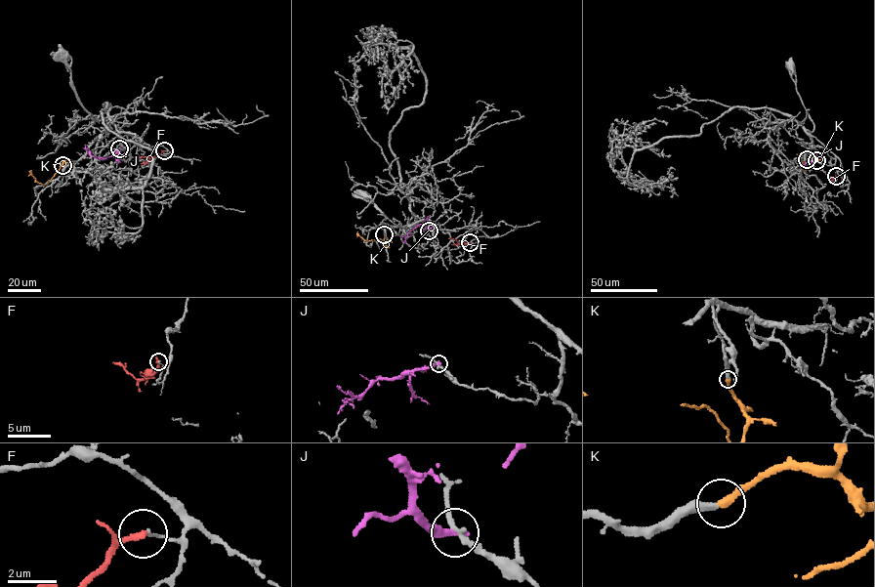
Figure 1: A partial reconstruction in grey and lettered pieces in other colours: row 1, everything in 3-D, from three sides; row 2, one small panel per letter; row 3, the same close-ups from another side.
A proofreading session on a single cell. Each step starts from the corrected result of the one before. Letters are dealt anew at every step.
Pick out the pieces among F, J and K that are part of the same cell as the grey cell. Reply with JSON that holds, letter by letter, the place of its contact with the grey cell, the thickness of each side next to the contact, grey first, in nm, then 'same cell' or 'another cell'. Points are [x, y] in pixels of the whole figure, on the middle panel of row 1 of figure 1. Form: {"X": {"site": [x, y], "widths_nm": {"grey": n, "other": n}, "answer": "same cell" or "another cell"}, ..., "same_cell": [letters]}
{"F": {"site": [470, 242], "widths_nm": {"grey": 100, "other": 200}, "answer": "another cell"}, "J": {"site": [429, 230], "widths_nm": {"grey": 220, "other": 400}, "answer": "another cell"}, "K": {"site": [384, 234], "widths_nm": {"grey": 360, "other": 380}, "answer": "same cell"}, "same_cell": ["K"]}

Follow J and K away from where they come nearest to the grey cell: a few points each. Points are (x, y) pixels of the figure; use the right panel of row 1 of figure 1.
J: (816, 159), (807, 162), (821, 156), (820, 153)
K: (807, 159), (817, 160), (808, 164), (805, 171), (797, 154)

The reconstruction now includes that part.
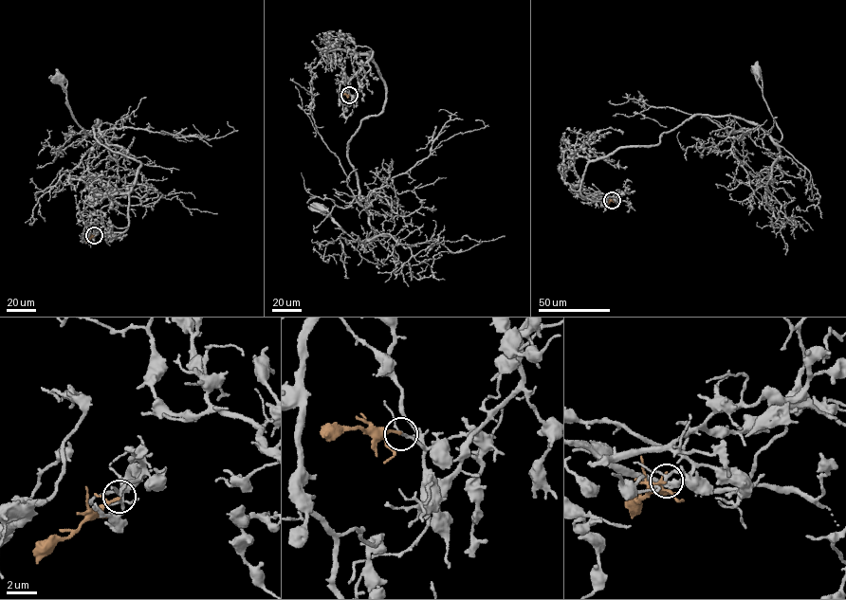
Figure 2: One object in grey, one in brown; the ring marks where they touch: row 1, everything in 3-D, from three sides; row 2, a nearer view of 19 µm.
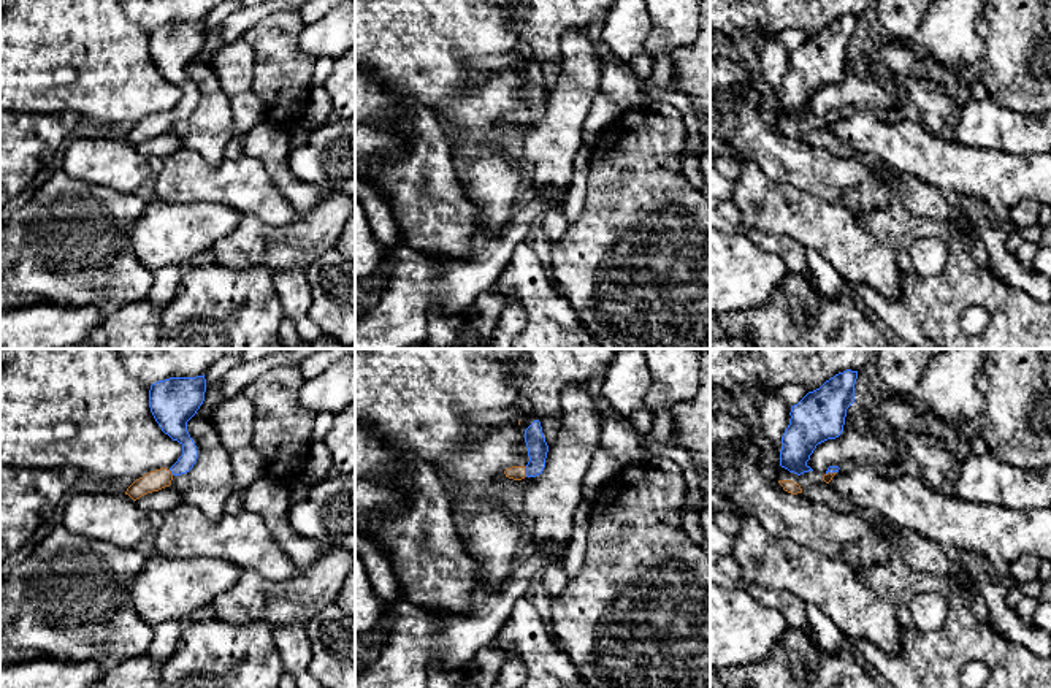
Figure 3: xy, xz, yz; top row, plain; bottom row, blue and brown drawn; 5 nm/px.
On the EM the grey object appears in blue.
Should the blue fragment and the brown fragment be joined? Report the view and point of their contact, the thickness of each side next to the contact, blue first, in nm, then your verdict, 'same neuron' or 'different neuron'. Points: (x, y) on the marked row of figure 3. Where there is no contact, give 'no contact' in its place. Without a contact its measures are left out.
meets blue in xz at (527, 471); 100 nm thick on the blue side, 80 nm on the other; same neuron

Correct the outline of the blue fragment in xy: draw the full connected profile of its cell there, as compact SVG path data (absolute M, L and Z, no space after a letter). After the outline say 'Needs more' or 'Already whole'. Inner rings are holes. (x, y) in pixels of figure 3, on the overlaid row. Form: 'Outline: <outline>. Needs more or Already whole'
Outline: M170 377L151 385L149 407L165 434L182 445L182 455L170 468L160 468L136 479L125 491L133 501L171 485L174 476L189 472L198 458L198 450L187 431L187 422L204 401L206 379Z. Needs more

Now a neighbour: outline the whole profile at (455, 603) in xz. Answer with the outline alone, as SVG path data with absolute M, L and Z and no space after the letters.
M355 426L355 480L360 479L398 487L406 495L409 507L399 514L355 515L355 531L388 553L403 598L426 609L469 613L479 569L458 536L453 496L436 468L411 455L395 455L369 428Z

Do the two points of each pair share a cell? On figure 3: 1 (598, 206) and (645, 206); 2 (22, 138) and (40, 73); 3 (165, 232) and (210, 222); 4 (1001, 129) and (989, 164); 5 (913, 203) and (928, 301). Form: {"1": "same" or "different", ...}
{"1": "same", "2": "different", "3": "same", "4": "different", "5": "different"}

